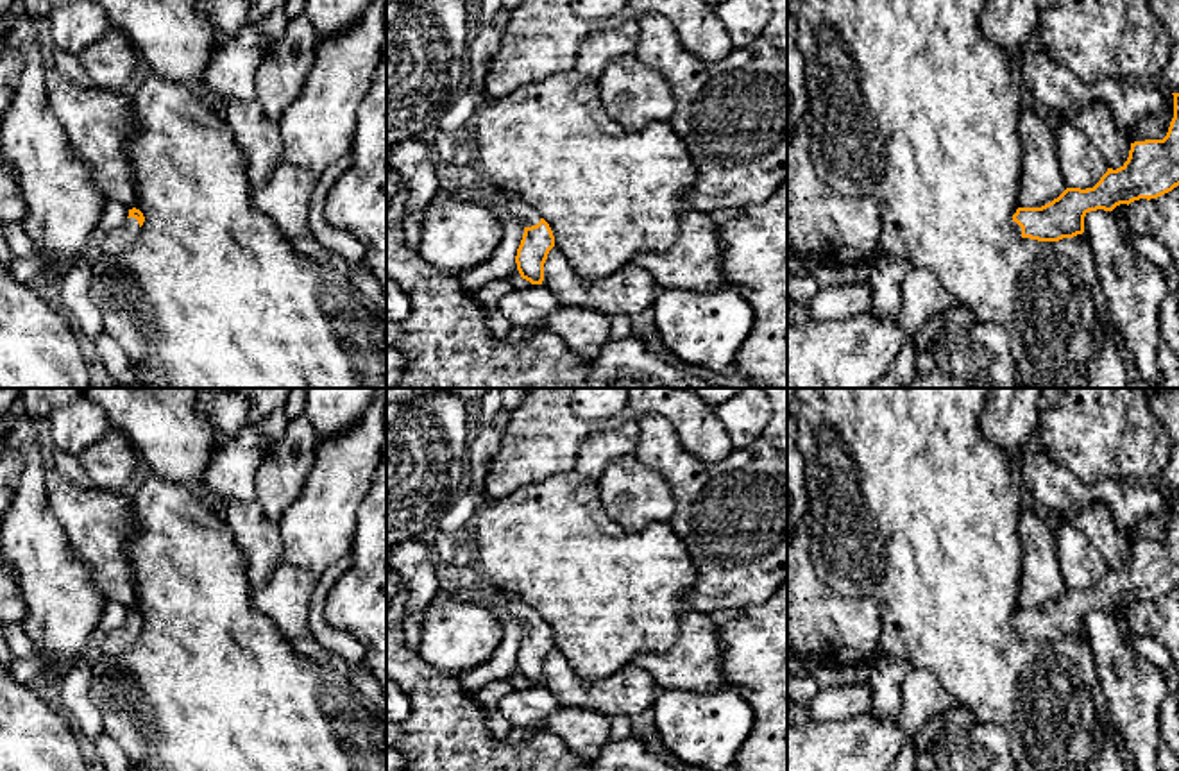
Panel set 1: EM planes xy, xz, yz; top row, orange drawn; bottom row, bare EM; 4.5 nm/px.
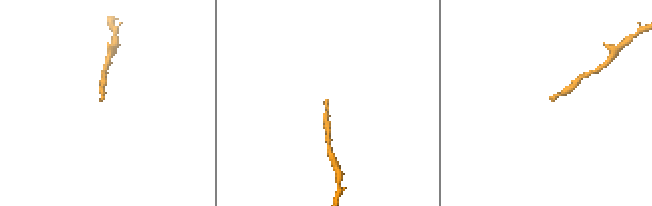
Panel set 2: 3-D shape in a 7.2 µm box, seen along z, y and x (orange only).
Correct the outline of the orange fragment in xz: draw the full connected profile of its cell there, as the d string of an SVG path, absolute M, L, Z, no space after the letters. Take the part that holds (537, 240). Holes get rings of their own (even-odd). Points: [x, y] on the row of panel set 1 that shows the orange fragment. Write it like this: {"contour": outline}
{"contour": "M505 191L513 215L524 225L524 234L517 249L515 263L522 279L531 284L542 284L544 263L555 247L555 236L549 224L537 209L521 200L513 191Z"}

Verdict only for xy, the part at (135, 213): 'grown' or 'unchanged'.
grown

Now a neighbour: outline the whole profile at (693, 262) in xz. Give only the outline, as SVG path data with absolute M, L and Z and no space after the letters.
M683 209L680 216L680 233L667 250L640 252L632 263L649 272L660 290L714 293L725 286L719 225L710 218L710 213L701 209Z

